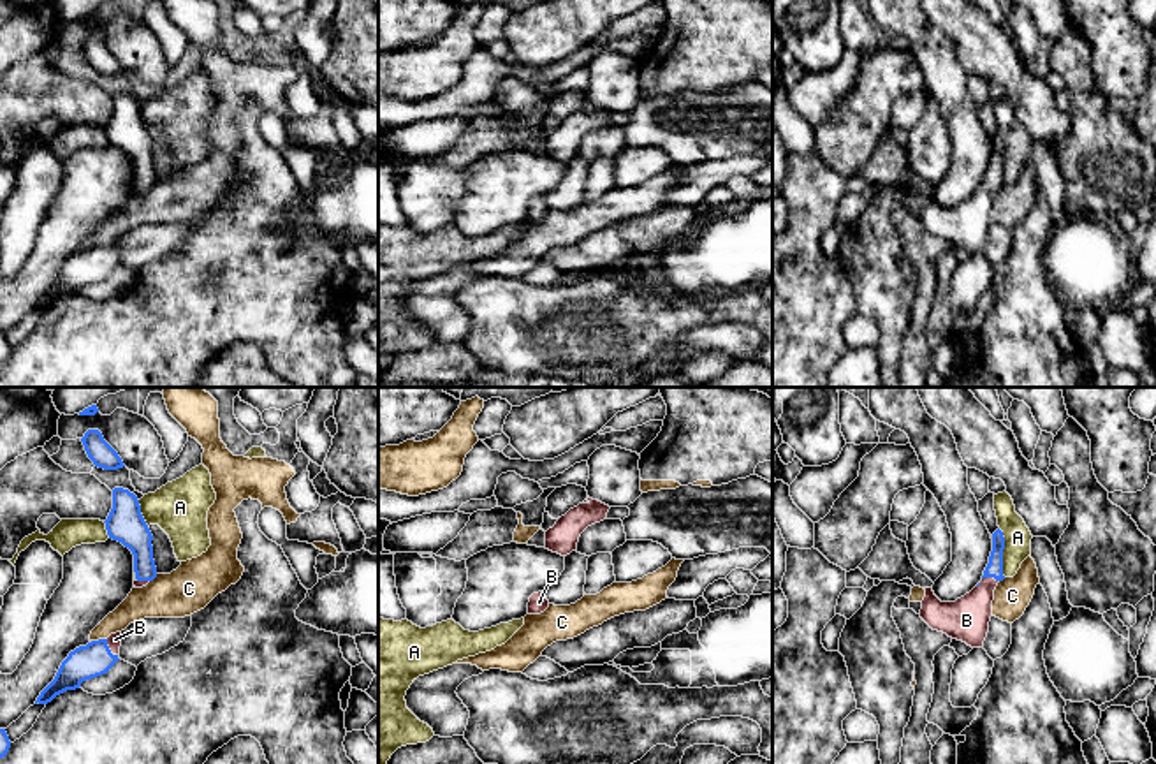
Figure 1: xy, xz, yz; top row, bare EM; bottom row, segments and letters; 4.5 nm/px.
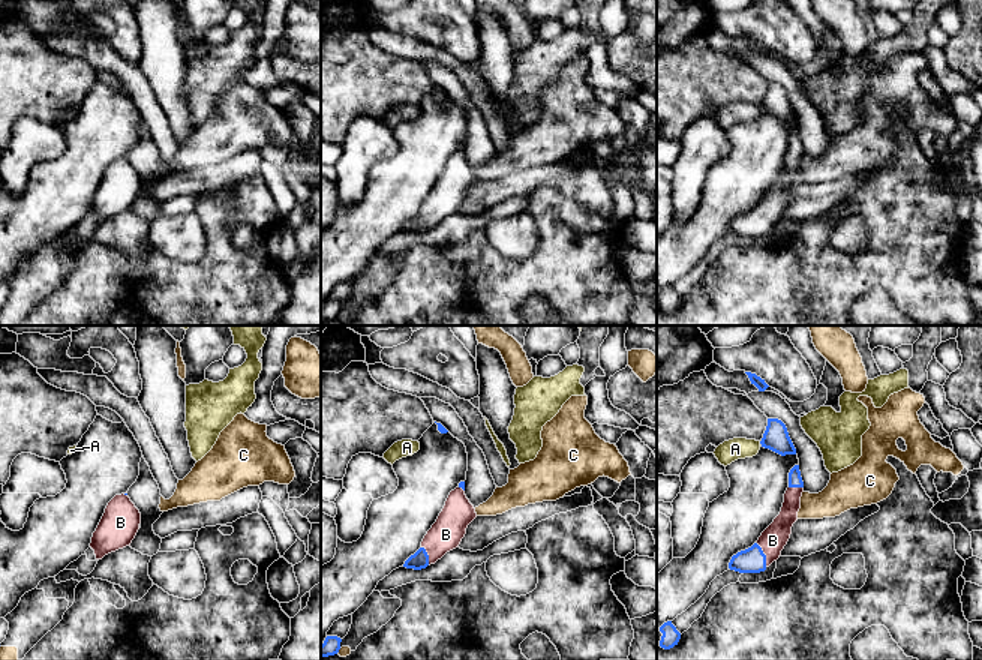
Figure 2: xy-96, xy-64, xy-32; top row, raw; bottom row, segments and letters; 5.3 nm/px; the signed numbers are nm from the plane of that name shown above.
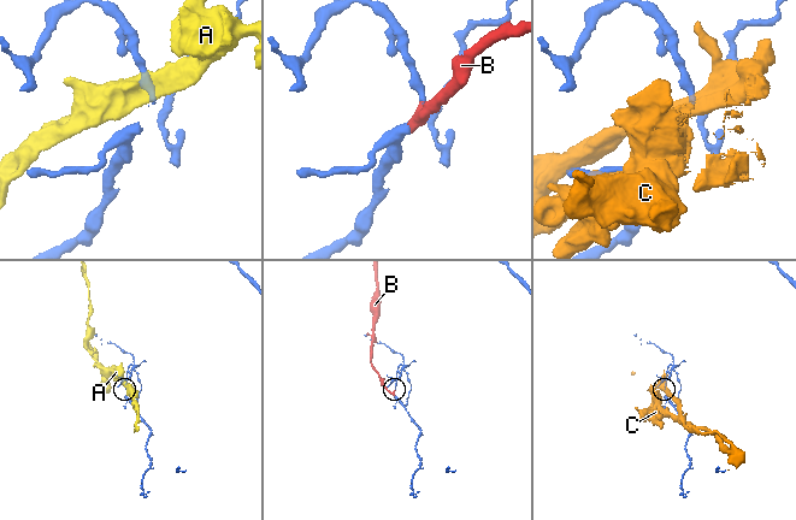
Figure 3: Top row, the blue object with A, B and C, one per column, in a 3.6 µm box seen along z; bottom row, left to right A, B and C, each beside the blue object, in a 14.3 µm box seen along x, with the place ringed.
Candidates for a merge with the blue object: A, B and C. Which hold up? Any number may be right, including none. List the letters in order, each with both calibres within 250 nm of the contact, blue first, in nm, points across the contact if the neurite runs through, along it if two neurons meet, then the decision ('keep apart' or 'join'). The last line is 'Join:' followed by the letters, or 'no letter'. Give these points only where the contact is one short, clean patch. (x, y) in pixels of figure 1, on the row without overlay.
A: 80/130 nm | along yz (998, 134), (1003, 143), (1005, 182) | keep apart
B: 160/60 nm | join
C: 160/140 nm | keep apart
Join: B

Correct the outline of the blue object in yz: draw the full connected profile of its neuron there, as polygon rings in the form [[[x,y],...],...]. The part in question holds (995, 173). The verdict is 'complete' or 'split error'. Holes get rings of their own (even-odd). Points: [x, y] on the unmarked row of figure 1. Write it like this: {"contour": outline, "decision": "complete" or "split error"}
{"contour": [[[998,134],[992,139],[992,157],[984,176],[982,187],[969,199],[955,208],[941,208],[933,194],[924,194],[920,224],[938,238],[962,246],[971,253],[982,253],[992,222],[994,195],[1003,181],[1005,143]]], "decision": "split error"}

